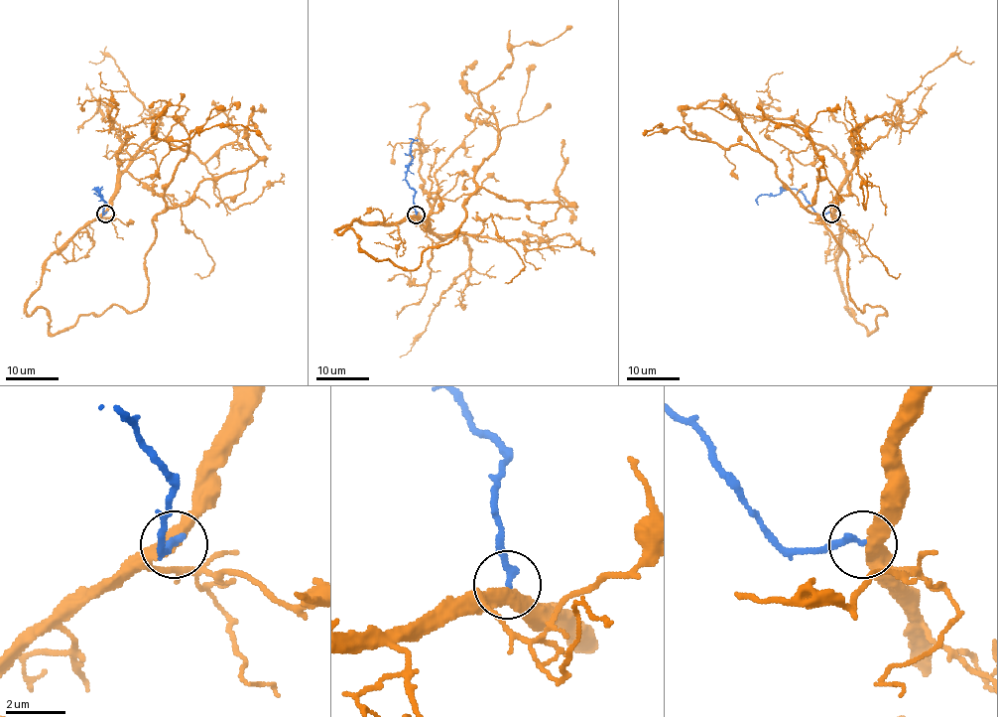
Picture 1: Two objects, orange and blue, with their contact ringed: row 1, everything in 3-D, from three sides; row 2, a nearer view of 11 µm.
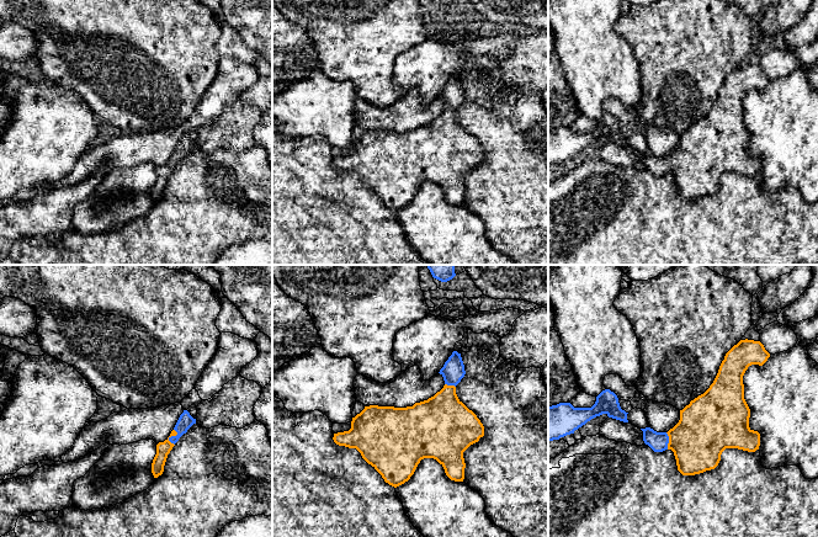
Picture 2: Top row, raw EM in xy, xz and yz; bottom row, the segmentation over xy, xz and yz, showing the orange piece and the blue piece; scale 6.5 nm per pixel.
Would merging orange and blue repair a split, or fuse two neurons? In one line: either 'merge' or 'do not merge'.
merge

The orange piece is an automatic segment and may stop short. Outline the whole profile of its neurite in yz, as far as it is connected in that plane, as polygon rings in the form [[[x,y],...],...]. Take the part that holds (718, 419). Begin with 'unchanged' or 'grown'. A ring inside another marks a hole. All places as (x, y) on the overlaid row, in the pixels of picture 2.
grown; [[[740,340],[724,356],[718,373],[710,388],[680,410],[679,422],[668,432],[657,432],[650,427],[641,429],[643,441],[654,452],[671,450],[678,470],[682,475],[695,475],[715,469],[726,448],[755,452],[760,446],[760,434],[749,427],[750,409],[744,399],[743,376],[749,366],[763,366],[770,353],[760,341]]]

